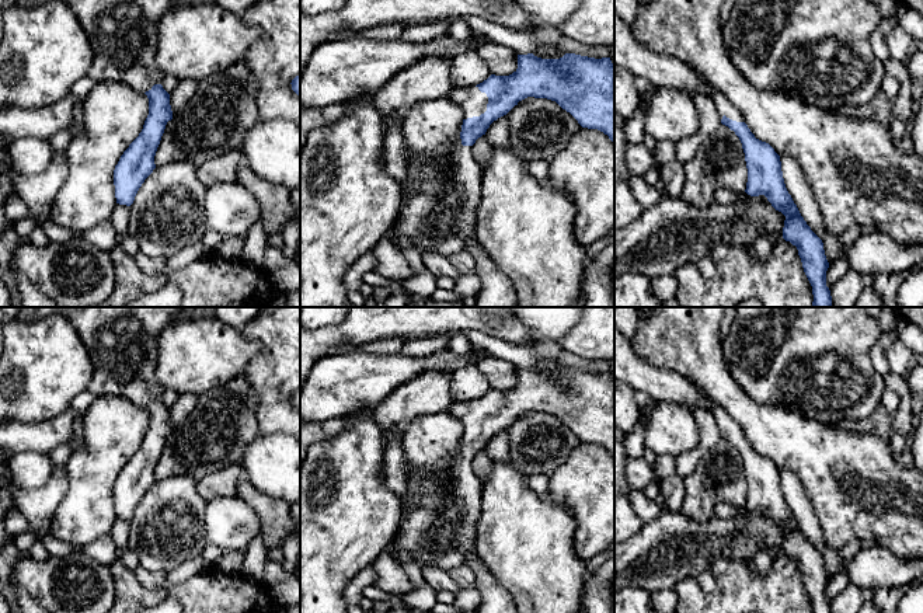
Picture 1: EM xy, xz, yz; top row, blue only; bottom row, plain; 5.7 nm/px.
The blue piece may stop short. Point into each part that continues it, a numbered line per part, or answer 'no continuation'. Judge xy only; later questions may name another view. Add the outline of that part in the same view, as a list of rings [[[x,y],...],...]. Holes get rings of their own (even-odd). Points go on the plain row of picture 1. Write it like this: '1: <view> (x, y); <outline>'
1: xy (121, 341); [[[20,307],[18,321],[32,323],[50,316],[66,317],[86,346],[93,368],[87,390],[95,397],[118,396],[146,407],[161,398],[164,387],[156,379],[160,332],[182,307]]]

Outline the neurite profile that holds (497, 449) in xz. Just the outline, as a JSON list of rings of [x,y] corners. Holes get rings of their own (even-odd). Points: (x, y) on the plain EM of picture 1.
[[[506,429],[494,435],[485,446],[487,454],[492,463],[509,460],[509,440]]]

